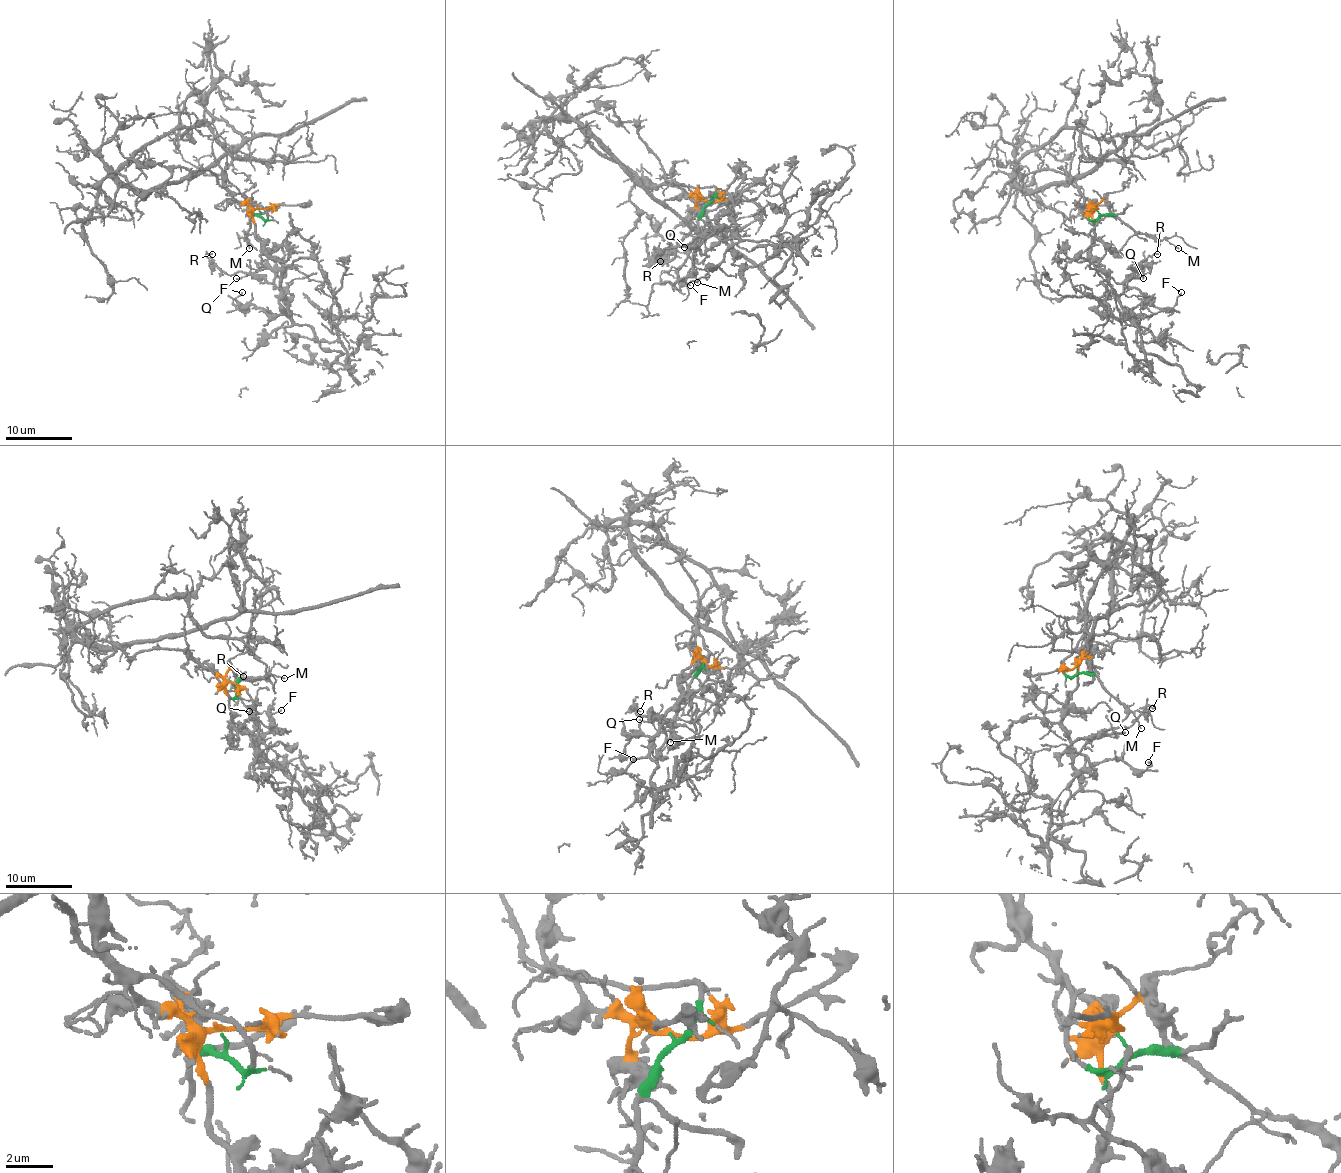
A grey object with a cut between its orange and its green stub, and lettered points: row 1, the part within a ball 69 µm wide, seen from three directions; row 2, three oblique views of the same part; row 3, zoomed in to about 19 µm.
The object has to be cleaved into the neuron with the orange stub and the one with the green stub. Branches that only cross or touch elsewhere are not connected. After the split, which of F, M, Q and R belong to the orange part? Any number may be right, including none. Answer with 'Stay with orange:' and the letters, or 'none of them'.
Stay with orange: F, Q, R

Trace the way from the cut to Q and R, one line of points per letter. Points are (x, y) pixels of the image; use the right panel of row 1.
Q: (1097, 208), (1092, 213), (1094, 237), (1090, 254), (1107, 284), (1119, 295), (1125, 280), (1140, 275), (1142, 279)
R: (1097, 208), (1092, 213), (1090, 254), (1119, 295), (1122, 284), (1132, 274), (1142, 274), (1144, 264), (1157, 254)

